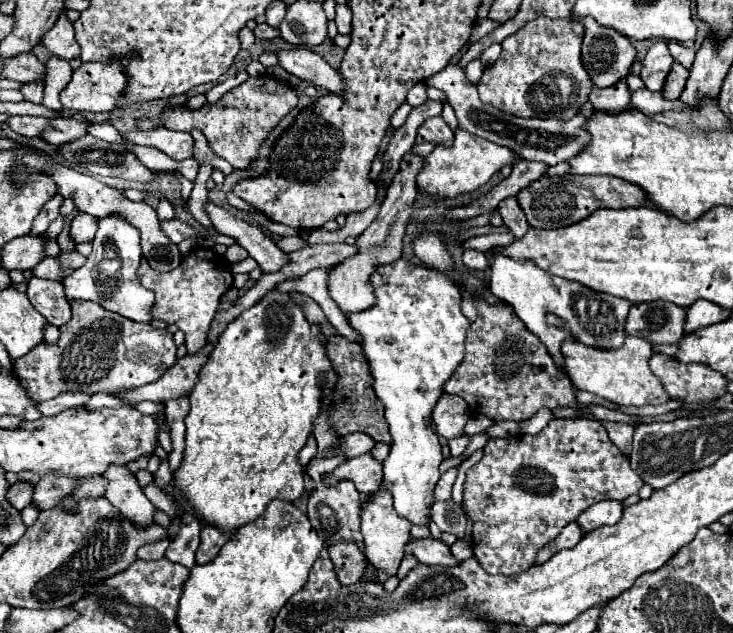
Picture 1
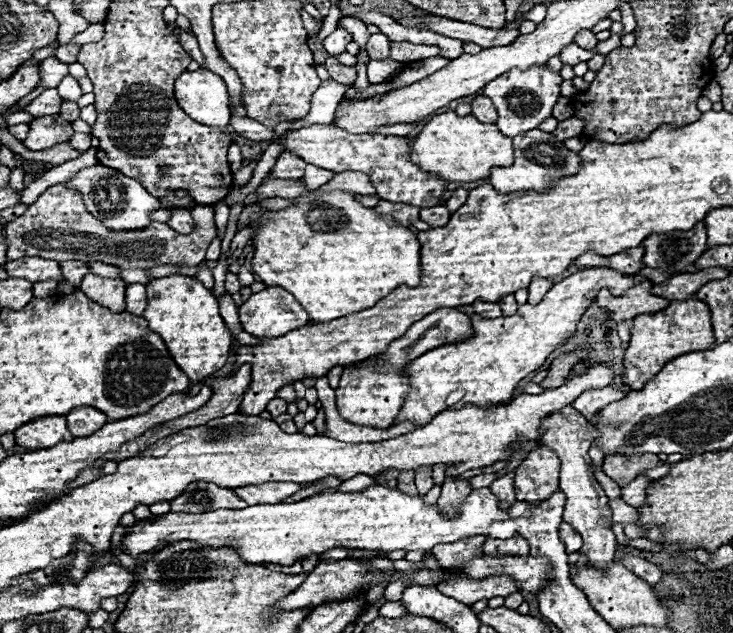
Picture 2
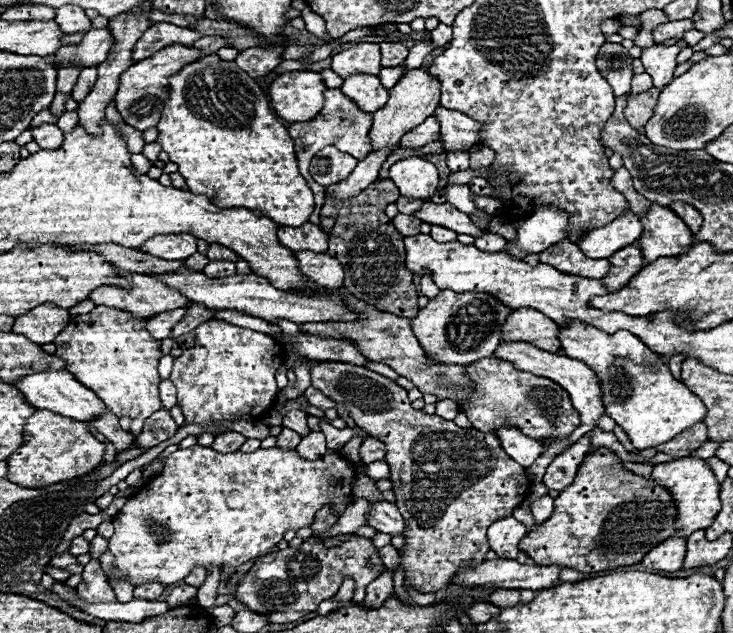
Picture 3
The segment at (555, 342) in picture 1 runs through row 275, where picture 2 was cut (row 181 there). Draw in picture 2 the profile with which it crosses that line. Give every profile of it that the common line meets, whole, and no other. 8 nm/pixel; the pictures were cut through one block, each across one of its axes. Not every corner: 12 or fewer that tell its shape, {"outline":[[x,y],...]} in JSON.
{"outline":[[538,128],[512,138],[514,164],[492,168],[502,192],[546,190],[580,158]]}

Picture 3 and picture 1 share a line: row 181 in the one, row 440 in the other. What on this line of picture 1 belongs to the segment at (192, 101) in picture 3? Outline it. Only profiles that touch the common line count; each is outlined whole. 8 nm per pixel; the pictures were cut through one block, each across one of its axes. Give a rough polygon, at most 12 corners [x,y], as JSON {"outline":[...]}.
{"outline":[[288,294],[226,326],[174,476],[234,536],[302,494],[332,362]]}

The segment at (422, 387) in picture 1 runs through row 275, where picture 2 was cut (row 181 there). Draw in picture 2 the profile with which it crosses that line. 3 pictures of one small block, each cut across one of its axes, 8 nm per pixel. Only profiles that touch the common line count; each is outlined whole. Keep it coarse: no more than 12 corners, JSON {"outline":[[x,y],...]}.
{"outline":[[332,124],[284,134],[308,164],[364,172],[382,200],[444,204],[444,180],[410,162],[402,136]]}

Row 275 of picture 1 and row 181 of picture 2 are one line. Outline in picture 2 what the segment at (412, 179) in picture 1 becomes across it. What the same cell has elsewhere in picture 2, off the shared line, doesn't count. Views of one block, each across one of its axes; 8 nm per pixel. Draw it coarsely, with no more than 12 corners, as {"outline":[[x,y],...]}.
{"outline":[[340,172],[318,192],[376,194],[362,172]]}

